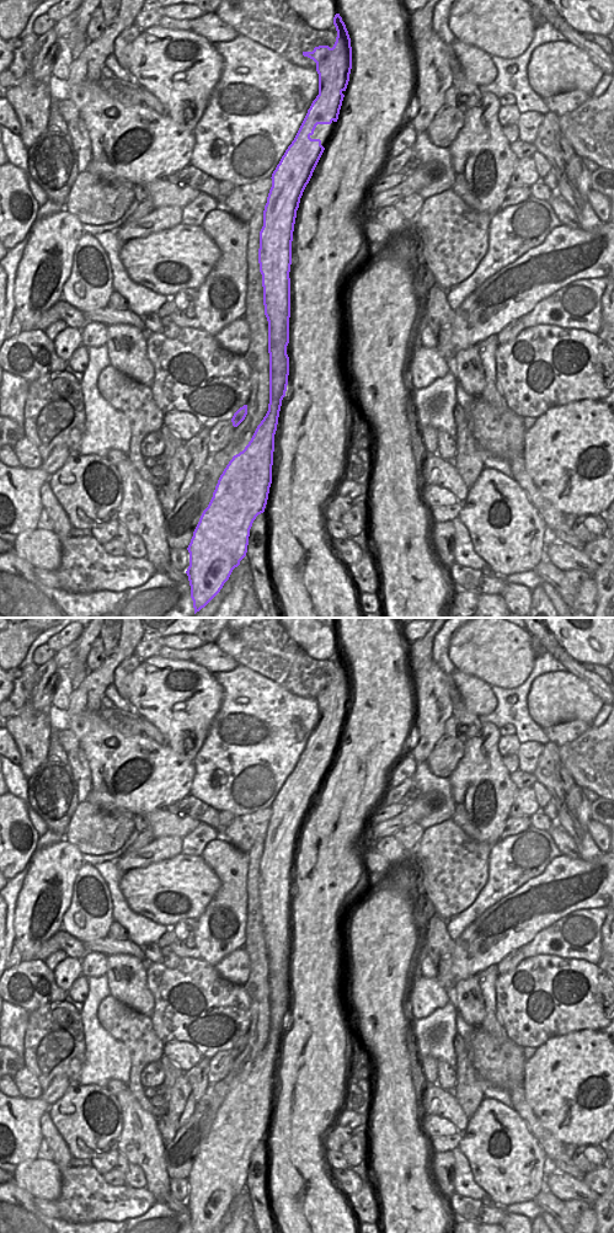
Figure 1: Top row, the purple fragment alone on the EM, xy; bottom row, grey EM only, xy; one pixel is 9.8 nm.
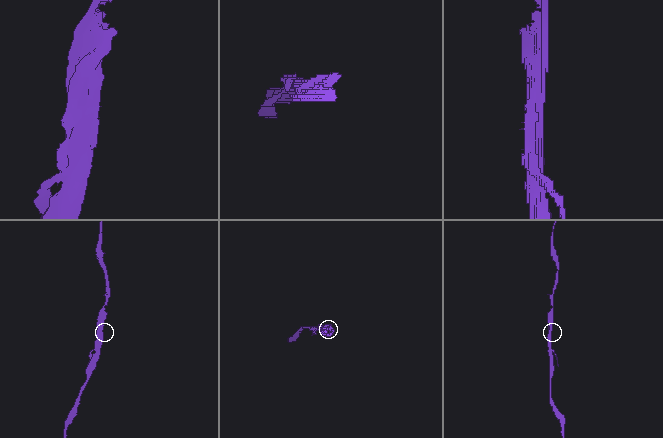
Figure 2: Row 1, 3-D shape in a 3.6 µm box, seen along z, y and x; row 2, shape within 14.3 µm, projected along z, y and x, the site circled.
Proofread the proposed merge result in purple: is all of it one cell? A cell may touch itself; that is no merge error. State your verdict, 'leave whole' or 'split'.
leave whole

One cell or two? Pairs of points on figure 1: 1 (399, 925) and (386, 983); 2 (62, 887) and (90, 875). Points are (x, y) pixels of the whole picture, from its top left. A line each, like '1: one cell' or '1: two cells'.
1: one cell
2: two cells

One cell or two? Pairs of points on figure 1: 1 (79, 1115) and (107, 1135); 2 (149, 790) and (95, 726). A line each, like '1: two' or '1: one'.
1: one
2: one

